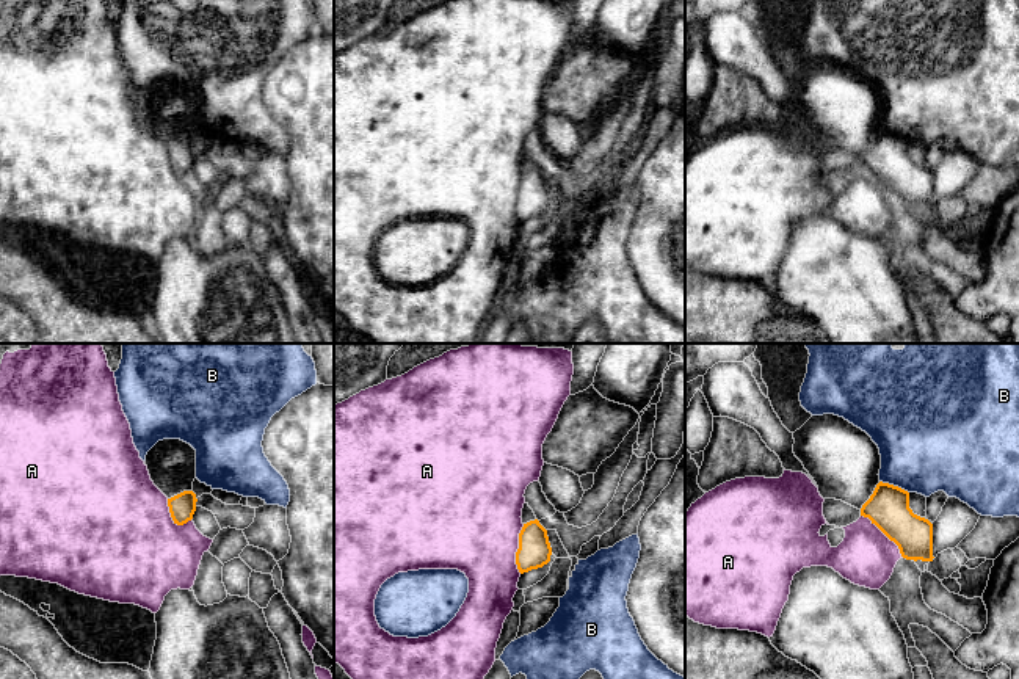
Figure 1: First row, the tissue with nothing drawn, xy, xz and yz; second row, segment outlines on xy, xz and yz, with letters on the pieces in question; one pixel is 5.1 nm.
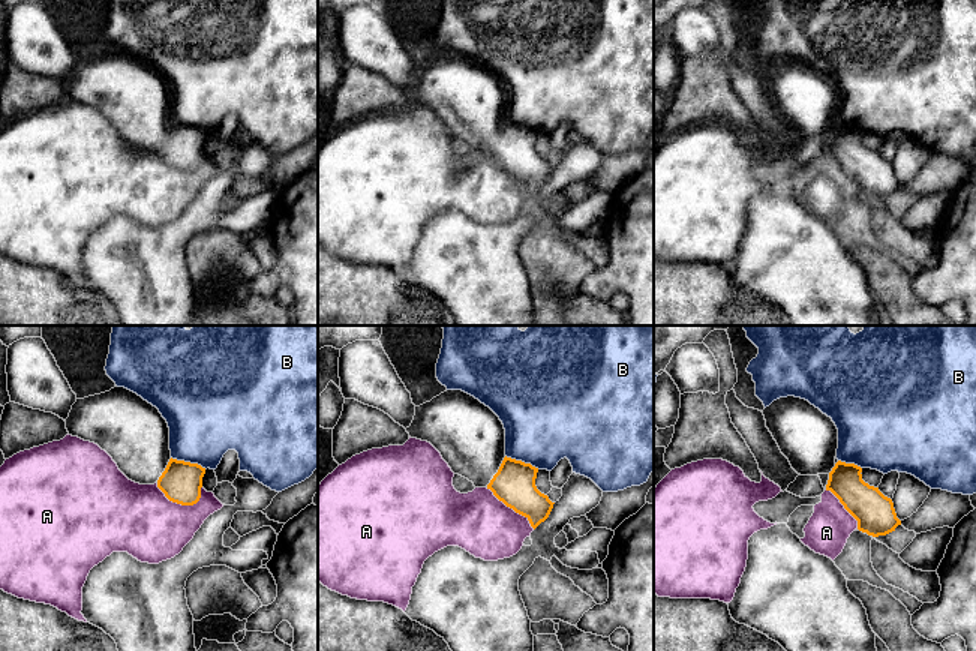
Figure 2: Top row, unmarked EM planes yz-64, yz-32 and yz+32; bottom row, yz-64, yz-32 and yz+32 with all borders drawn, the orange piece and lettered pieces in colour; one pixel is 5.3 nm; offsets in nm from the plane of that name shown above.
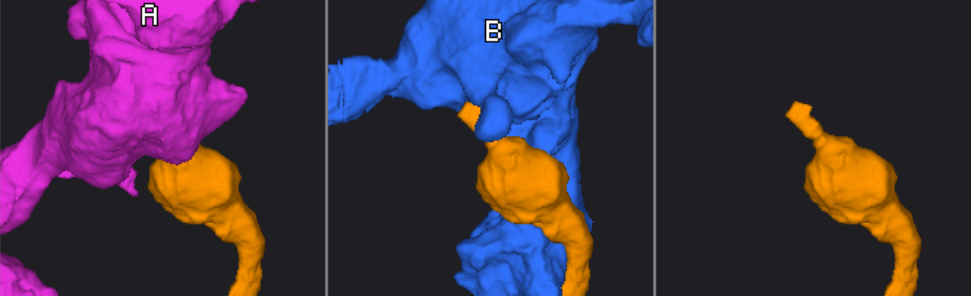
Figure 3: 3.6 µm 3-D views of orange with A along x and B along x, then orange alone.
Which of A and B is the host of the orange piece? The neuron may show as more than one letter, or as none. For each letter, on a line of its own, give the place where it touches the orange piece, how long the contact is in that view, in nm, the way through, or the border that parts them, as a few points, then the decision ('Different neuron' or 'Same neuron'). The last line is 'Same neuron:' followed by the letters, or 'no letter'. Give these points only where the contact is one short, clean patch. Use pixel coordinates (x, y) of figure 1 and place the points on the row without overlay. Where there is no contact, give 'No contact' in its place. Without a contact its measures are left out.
A: Touches orange at yz (884, 182). Shared border 320 nm. Boundary: yz (861, 163), (867, 165), (897, 195), (903, 206). Different neuron
B: Touches orange at yz (892, 134). Shared border 170 nm. Different neuron
Same neuron: no letter

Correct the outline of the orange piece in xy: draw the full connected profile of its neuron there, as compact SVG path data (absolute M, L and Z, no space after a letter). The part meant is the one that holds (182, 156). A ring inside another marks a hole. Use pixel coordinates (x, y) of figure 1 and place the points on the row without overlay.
M180 88L158 89L146 103L154 133L168 146L174 172L183 174L196 160L196 99Z

